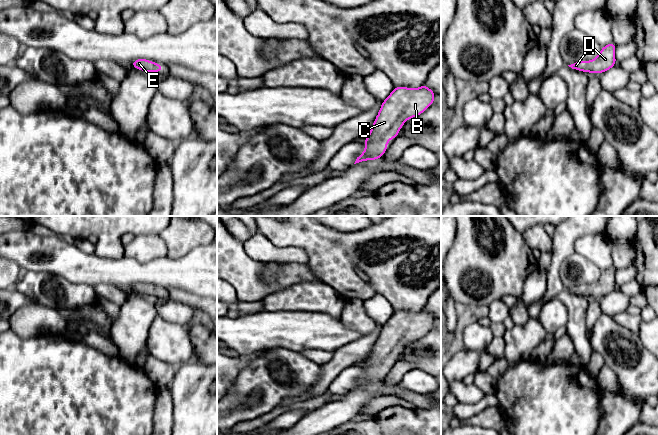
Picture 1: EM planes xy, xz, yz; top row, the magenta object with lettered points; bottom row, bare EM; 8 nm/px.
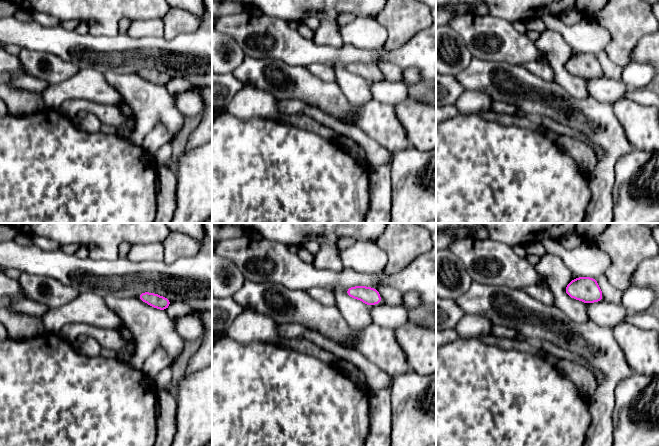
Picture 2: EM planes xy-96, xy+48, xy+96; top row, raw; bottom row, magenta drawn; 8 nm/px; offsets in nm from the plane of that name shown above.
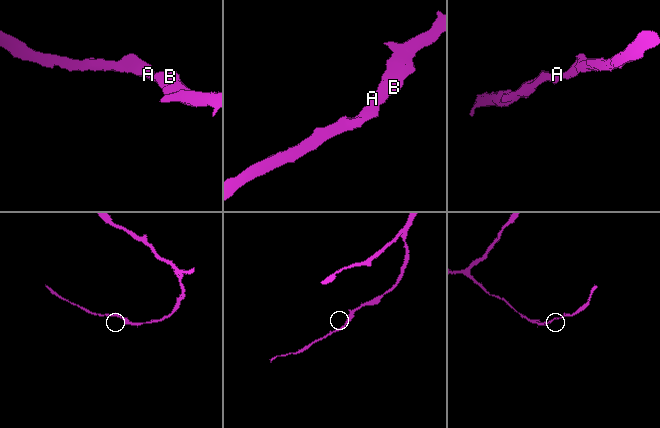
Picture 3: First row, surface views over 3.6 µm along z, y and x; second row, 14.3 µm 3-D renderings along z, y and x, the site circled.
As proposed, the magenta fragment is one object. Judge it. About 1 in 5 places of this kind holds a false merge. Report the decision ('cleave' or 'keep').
keep

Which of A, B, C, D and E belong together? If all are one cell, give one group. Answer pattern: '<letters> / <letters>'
A B C D E

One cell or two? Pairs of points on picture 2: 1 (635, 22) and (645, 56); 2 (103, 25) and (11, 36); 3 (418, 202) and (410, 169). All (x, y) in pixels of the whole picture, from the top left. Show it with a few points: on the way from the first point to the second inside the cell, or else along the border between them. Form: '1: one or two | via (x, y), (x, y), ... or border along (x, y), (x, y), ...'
1: two | border along (648, 34), (633, 49), (630, 61)
2: two | border along (88, 32), (94, 35), (107, 35), (111, 37)
3: one | via (418, 194), (418, 189), (412, 183), (412, 177)

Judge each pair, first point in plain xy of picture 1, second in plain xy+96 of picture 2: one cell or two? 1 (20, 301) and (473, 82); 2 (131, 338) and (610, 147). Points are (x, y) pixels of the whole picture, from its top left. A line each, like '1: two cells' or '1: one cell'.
1: two cells
2: two cells

